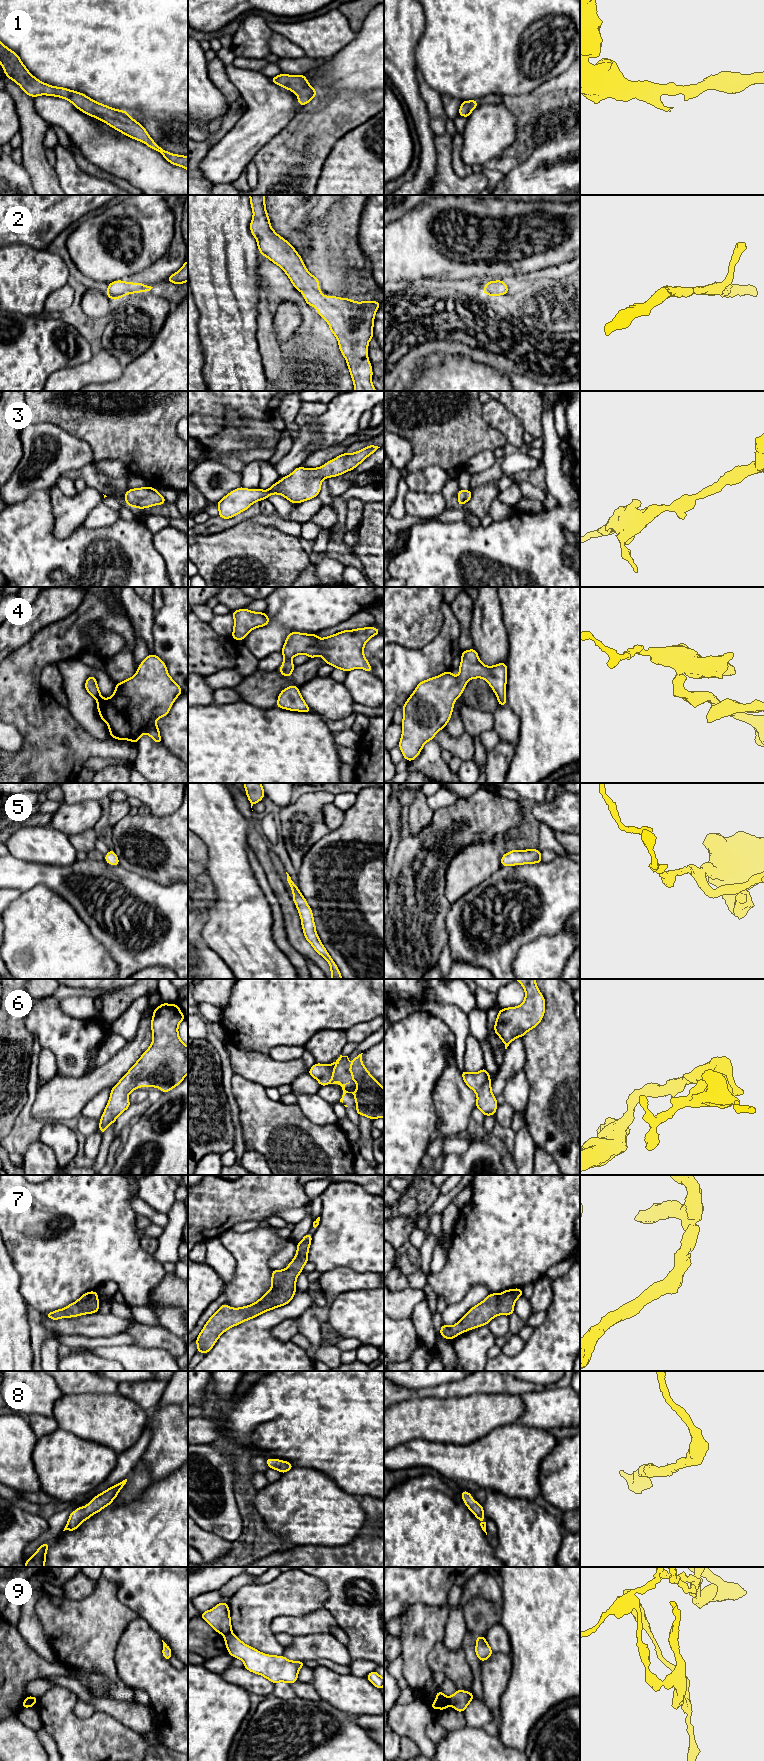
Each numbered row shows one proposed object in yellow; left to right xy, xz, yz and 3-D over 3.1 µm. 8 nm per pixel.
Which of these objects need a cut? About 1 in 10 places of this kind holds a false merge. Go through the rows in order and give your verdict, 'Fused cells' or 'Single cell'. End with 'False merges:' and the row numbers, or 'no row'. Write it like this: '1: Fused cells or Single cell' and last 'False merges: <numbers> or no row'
1: Single cell
2: Single cell
3: Single cell
4: Single cell
5: Single cell
6: Single cell
7: Single cell
8: Single cell
9: Fused cells
False merges: 9

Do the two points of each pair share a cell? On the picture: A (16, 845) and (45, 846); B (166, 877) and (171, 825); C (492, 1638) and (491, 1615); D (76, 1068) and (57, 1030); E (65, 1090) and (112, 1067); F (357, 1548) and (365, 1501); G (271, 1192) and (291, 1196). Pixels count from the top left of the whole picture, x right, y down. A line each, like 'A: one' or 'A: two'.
A: one
B: one
C: two
D: one
E: one
F: one
G: one

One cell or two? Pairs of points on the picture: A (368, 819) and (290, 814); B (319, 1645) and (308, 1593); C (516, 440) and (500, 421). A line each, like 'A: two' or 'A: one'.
A: two
B: two
C: one

